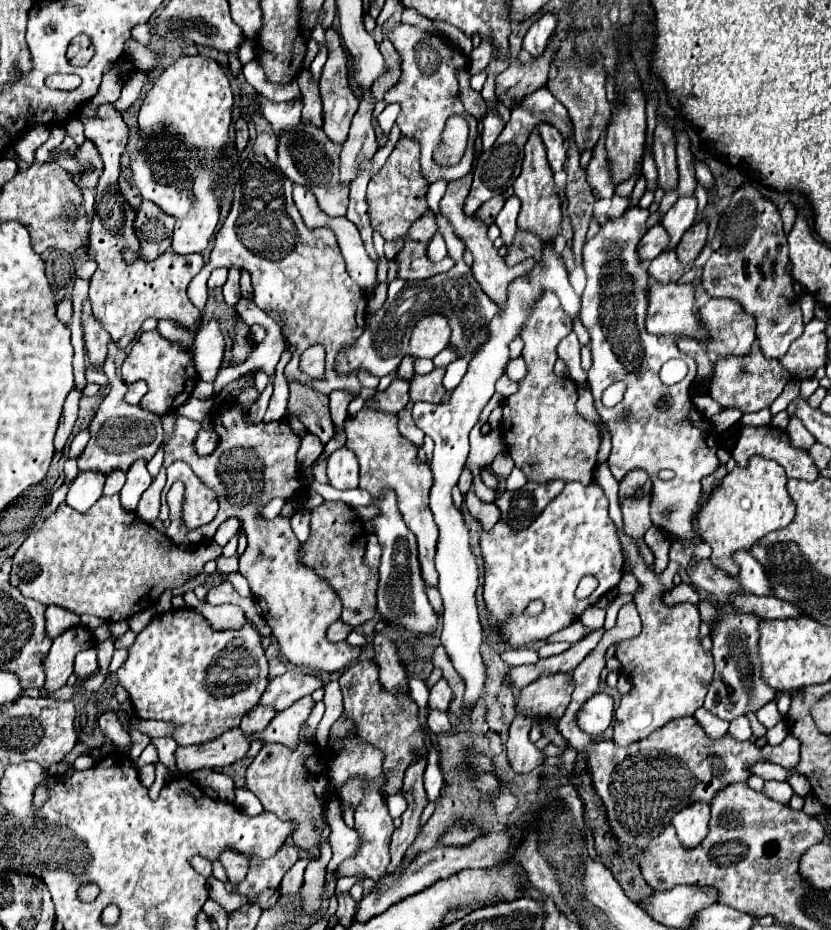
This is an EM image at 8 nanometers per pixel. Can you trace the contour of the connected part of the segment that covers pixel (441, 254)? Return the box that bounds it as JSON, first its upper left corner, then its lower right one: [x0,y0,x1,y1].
[427,233,447,263]

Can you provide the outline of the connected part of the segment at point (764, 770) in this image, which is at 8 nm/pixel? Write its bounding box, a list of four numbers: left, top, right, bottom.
[749,761,789,781]

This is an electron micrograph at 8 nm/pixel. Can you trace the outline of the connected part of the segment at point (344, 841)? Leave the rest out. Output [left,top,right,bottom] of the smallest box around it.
[325,795,361,871]

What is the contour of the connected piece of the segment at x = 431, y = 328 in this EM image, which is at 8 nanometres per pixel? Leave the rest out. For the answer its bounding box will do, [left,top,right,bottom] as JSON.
[409,313,451,359]

